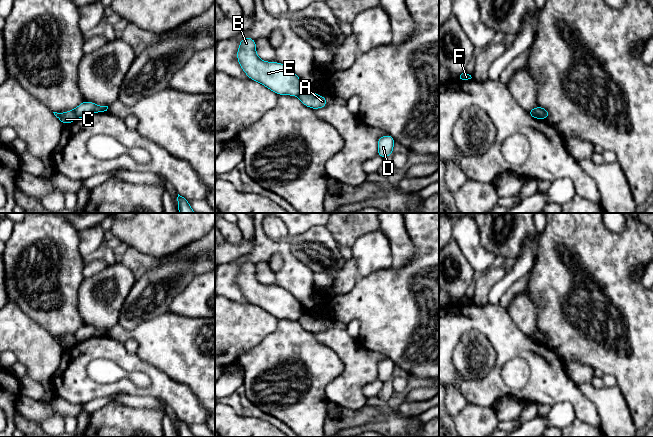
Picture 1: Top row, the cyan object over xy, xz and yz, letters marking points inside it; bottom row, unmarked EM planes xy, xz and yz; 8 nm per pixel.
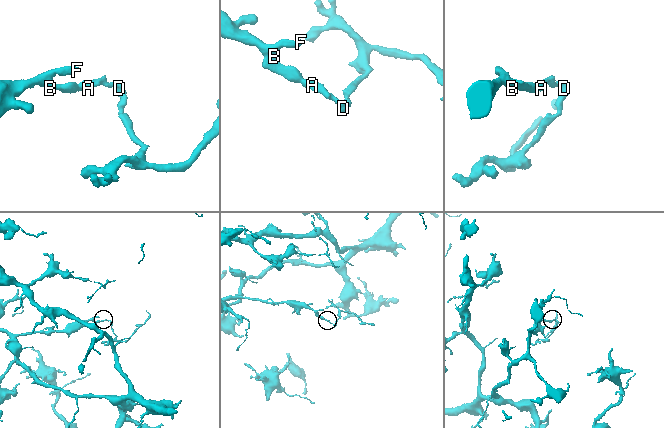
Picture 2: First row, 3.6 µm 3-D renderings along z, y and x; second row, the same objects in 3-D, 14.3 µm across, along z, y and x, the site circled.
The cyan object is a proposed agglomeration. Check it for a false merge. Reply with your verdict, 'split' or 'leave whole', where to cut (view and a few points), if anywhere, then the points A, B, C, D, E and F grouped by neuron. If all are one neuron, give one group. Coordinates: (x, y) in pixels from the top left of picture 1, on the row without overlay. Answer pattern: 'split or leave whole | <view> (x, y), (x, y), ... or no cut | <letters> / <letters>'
split | xy (74, 334), (76, 342) | A D / B C E F

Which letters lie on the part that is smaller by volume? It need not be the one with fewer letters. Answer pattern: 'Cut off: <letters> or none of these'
Cut off: A, D

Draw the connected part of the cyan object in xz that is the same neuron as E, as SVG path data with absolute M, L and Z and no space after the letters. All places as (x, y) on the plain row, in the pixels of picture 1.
M250 261L241 263L237 284L249 303L263 308L278 319L299 320L304 313L300 302L289 291L261 284L256 278L256 265Z

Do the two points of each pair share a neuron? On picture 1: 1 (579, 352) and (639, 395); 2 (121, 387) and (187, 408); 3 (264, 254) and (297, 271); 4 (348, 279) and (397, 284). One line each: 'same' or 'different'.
1: same
2: same
3: same
4: different

